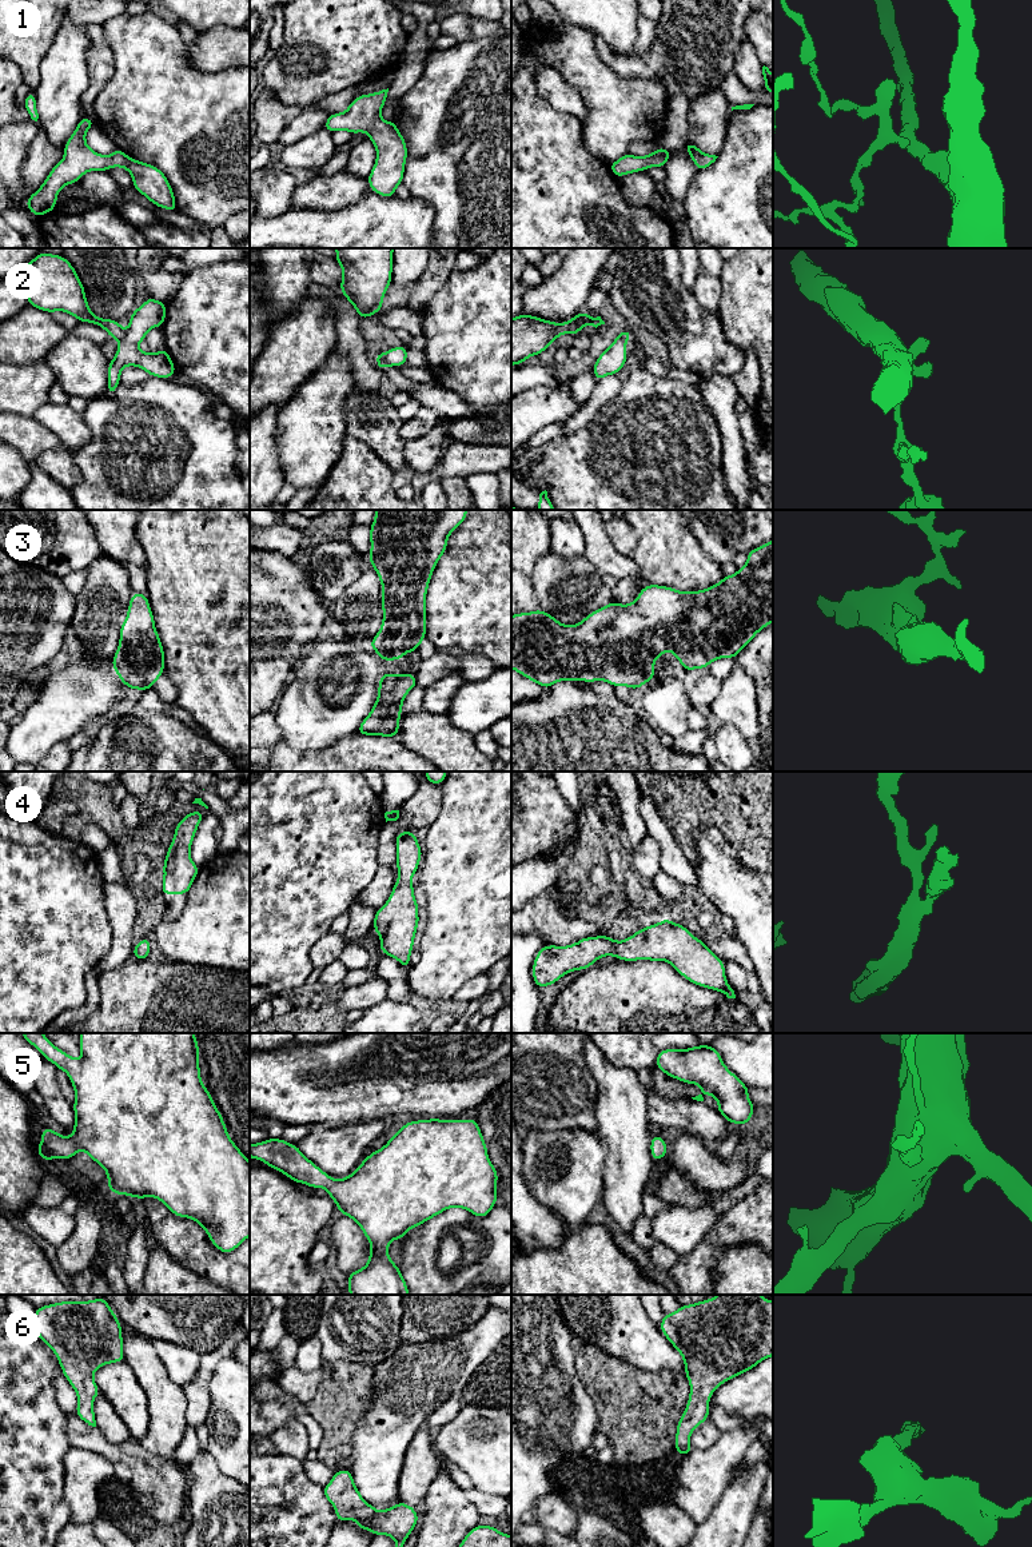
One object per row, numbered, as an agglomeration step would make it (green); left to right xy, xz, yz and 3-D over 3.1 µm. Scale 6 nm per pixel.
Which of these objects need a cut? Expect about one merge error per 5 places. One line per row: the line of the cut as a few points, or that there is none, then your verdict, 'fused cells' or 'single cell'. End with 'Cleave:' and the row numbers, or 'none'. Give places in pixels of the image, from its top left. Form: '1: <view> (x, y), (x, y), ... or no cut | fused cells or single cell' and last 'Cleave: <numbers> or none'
1: no cut | single cell
2: xz (381, 354), (387, 365) | fused cells
3: no cut | single cell
4: no cut | single cell
5: no cut | single cell
6: no cut | single cell
Cleave: 2

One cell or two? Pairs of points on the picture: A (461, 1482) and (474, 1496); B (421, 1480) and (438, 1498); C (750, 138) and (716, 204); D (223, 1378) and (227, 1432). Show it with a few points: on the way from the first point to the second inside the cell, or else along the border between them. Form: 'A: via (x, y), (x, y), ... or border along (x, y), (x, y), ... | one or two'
A: via (465, 1486), (470, 1492) | one
B: border along (439, 1466), (438, 1474), (421, 1504) | two
C: via (750, 154), (750, 170), (732, 188) | one
D: via (227, 1391), (227, 1419) | one

